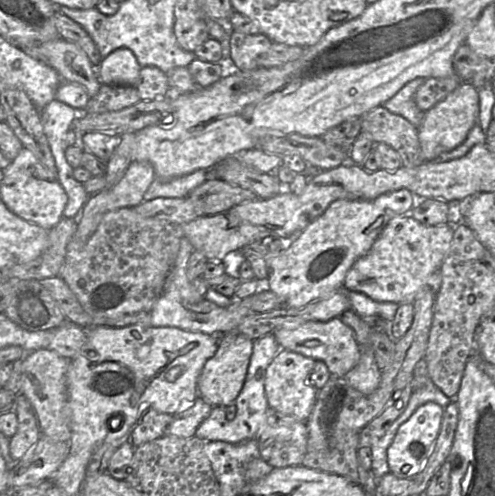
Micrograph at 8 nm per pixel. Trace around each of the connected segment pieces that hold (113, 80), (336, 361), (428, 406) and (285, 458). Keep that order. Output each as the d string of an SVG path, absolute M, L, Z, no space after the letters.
M118 48L102 59L98 76L102 84L135 86L141 71L135 54L128 48Z
M340 317L328 321L307 321L294 329L277 329L273 334L282 349L324 362L332 375L344 377L360 359L360 346L354 332Z
M427 402L398 428L397 433L387 449L389 470L398 478L413 479L424 468L439 434L444 408L435 402Z
M268 407L265 425L258 437L261 458L273 468L301 465L307 453L306 422Z

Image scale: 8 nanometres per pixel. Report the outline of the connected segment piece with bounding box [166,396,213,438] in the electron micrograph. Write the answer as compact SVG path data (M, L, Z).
M198 396L195 403L189 409L174 415L166 434L179 438L195 436L197 428L208 418L212 408L213 406Z

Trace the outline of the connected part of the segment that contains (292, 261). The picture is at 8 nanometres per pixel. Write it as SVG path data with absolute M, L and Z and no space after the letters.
M406 188L371 200L335 200L279 252L264 256L269 290L277 295L282 307L303 308L344 289L345 276L355 261L370 250L392 218L410 213L416 202L416 196Z

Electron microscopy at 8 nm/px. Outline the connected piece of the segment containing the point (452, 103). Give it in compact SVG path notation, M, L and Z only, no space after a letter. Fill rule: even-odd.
M461 83L444 100L425 112L418 127L418 138L424 162L437 161L441 154L462 144L479 118L479 91L472 84Z

